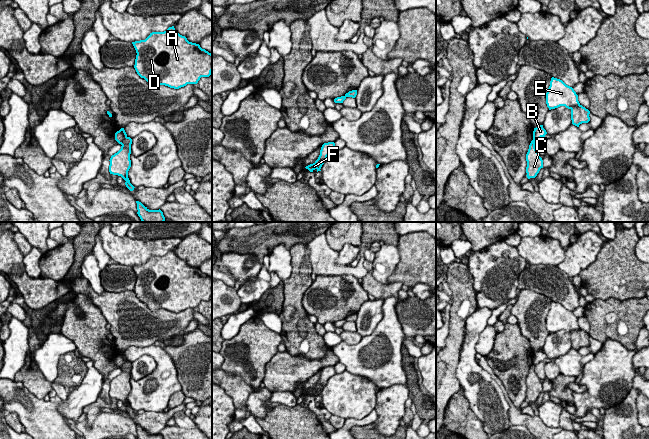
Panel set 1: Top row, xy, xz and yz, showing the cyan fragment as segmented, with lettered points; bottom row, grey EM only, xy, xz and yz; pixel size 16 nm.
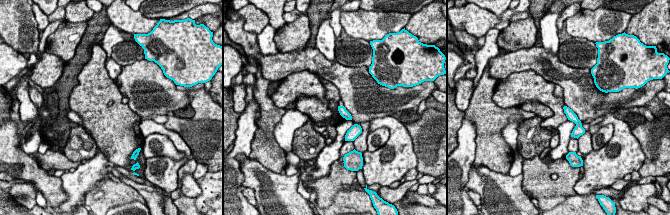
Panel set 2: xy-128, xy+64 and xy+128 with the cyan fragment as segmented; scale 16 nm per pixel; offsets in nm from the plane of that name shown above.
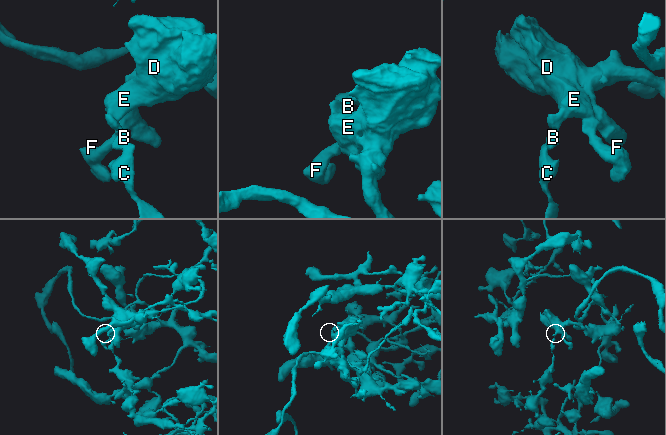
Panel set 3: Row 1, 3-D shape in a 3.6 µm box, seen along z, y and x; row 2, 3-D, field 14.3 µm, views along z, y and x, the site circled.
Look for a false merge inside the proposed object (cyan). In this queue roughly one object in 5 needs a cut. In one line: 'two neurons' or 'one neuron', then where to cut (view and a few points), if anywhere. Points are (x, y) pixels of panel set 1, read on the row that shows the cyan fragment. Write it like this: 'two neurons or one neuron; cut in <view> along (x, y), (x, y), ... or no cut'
two neurons; cut in xy along (126, 136), (119, 143)

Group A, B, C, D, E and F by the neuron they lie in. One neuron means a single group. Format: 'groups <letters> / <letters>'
groups A B D E F / C

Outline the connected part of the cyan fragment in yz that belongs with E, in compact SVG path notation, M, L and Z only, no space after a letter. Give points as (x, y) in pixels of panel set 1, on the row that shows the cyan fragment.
M551 78L550 86L546 93L546 104L549 110L560 106L570 109L572 124L577 127L590 121L590 111L579 103L578 95L574 89L560 79Z

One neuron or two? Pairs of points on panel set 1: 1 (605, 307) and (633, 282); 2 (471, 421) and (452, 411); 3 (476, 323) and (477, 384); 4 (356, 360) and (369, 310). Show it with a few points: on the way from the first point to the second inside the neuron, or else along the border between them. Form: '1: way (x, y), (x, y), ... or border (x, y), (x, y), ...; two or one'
1: border (638, 297), (621, 300), (614, 298), (594, 299); two
2: way (466, 421), (457, 414); one
3: way (471, 338), (469, 343), (469, 369); one
4: border (380, 321), (370, 334), (362, 337); two

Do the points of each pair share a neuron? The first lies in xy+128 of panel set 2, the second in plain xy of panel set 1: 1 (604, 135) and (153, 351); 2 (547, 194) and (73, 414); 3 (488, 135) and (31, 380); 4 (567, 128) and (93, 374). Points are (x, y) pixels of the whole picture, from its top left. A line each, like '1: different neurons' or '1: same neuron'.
1: different neurons
2: different neurons
3: same neuron
4: same neuron

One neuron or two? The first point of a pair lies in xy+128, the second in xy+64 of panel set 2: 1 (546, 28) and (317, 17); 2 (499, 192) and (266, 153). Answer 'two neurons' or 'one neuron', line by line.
1: two neurons
2: two neurons

